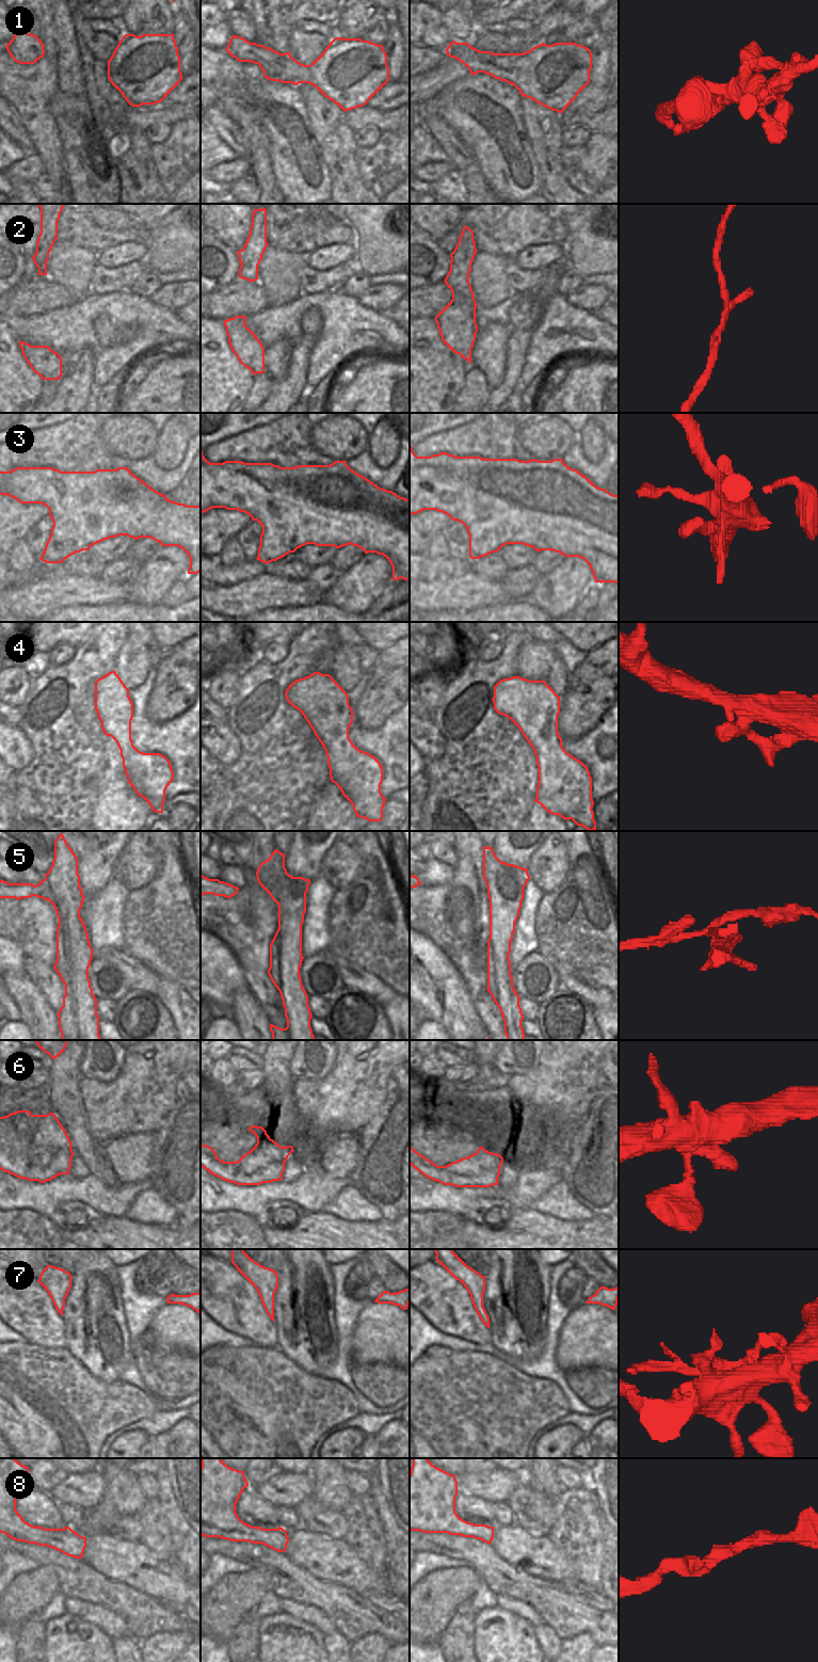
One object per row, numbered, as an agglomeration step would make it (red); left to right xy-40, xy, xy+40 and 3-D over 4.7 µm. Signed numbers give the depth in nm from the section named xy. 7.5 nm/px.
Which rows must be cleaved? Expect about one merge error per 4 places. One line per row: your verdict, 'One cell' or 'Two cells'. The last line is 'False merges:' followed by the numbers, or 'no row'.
1: One cell
2: One cell
3: One cell
4: One cell
5: Two cells
6: One cell
7: One cell
8: One cell
False merges: 5

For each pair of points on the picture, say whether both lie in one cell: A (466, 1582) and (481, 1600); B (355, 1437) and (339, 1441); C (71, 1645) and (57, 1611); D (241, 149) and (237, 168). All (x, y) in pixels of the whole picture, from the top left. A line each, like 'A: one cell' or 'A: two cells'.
A: two cells
B: one cell
C: two cells
D: two cells

